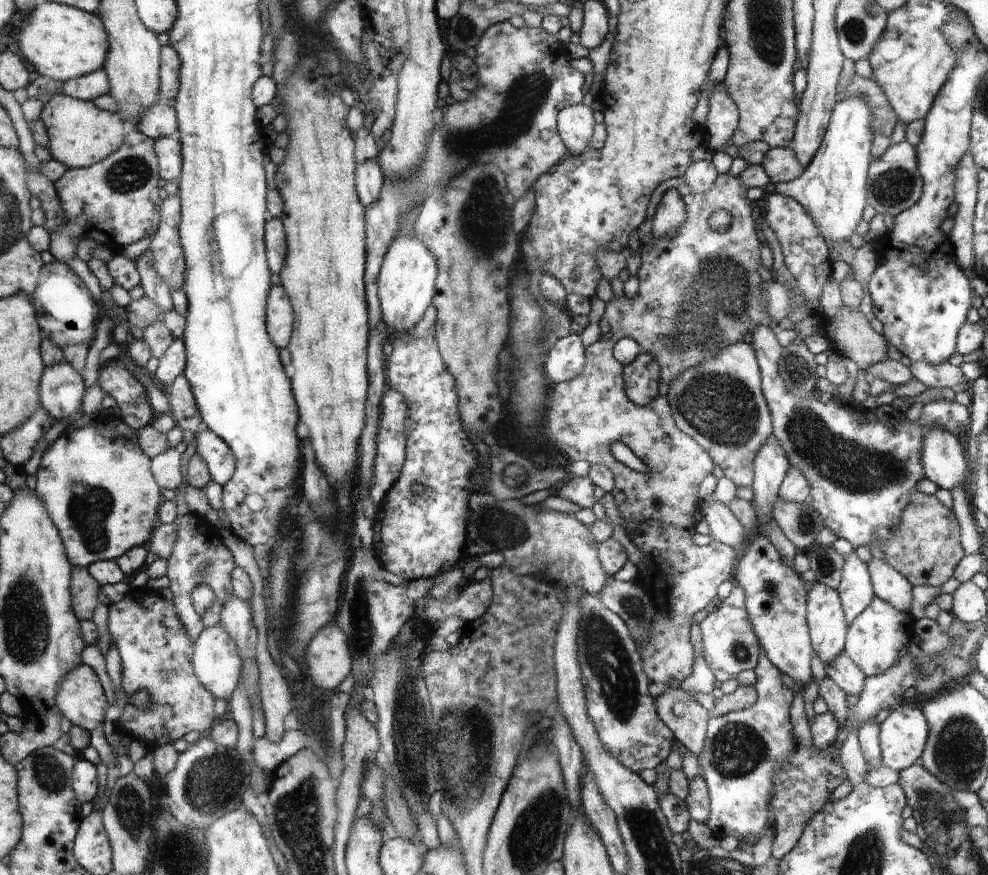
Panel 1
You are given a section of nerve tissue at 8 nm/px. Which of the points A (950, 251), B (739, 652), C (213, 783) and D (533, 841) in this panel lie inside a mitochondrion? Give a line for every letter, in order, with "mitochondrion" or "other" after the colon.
A: other
B: mitochondrion
C: mitochondrion
D: mitochondrion

